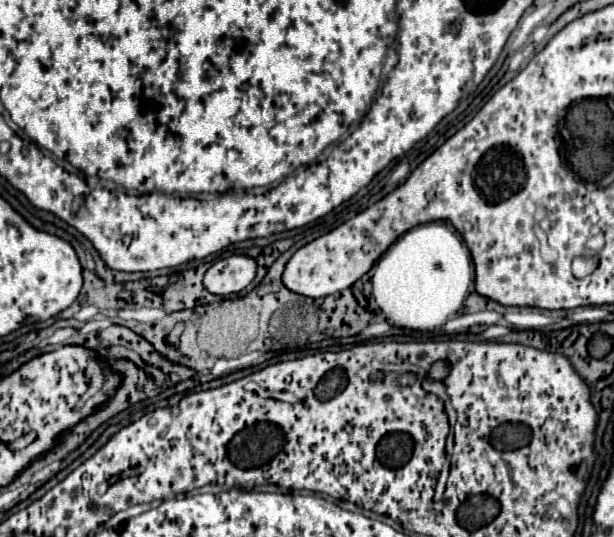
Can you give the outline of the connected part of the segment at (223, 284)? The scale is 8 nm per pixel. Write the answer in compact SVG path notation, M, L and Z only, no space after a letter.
M245 255L219 259L205 273L203 285L213 295L231 295L243 291L255 277L257 263Z

